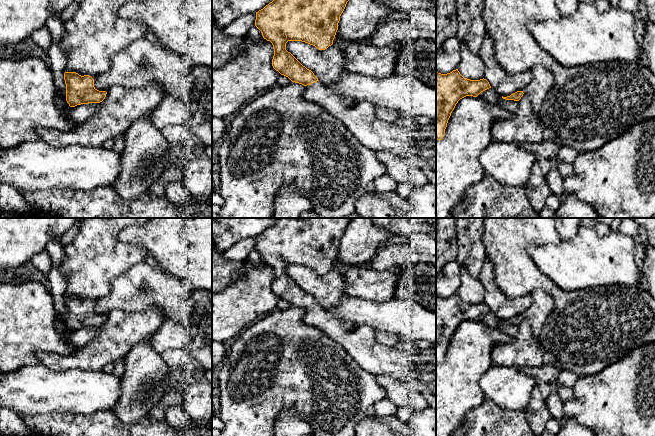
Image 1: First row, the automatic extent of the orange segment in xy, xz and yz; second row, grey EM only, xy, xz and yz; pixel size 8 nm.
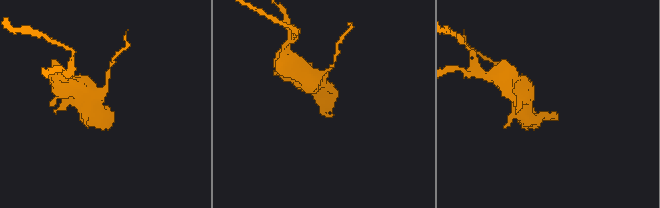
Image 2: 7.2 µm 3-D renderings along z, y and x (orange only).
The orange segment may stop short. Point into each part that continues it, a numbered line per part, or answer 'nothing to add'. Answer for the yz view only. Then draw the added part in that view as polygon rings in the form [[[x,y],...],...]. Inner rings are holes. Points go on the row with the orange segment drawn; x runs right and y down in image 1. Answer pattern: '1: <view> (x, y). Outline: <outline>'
1: yz (542, 81). Outline: [[[535,65],[530,69],[532,80],[523,90],[531,99],[532,109],[538,114],[549,90],[554,85],[555,79],[550,70],[542,65]]]

